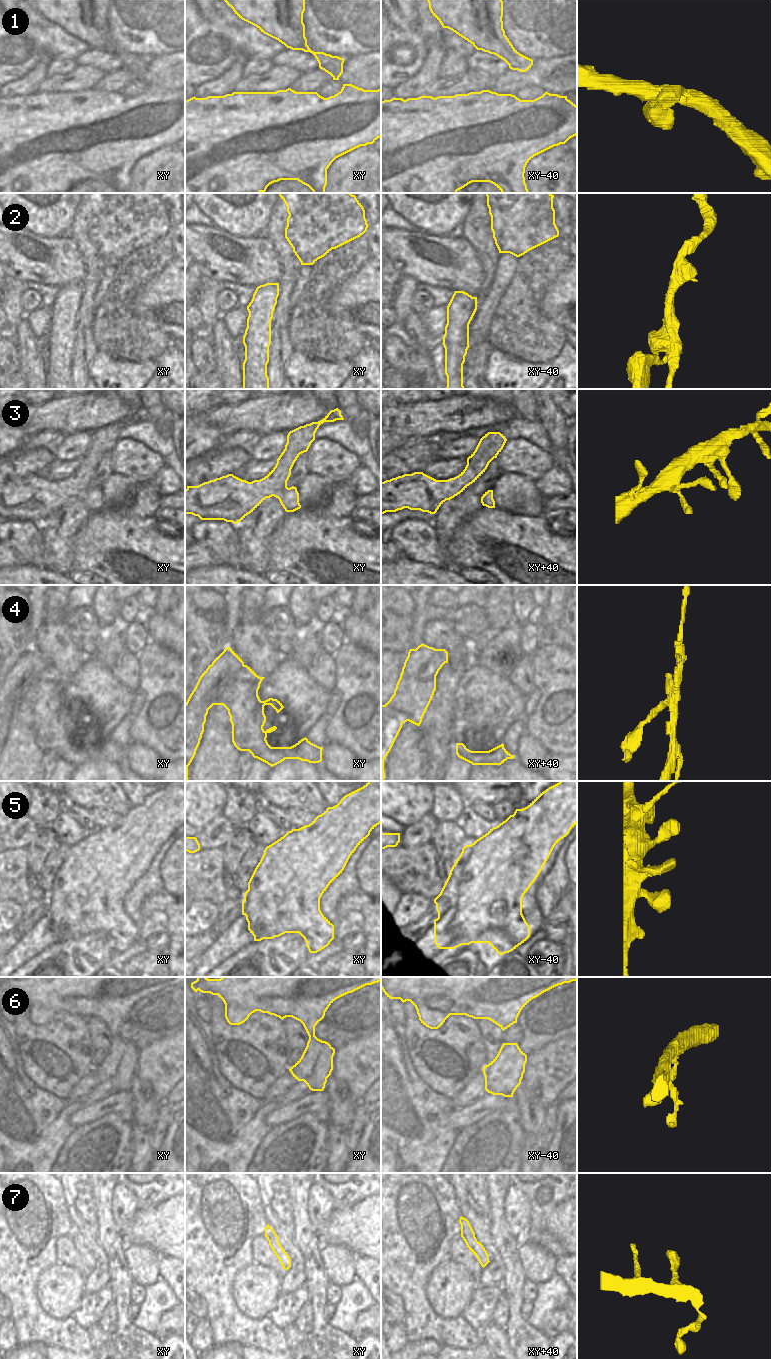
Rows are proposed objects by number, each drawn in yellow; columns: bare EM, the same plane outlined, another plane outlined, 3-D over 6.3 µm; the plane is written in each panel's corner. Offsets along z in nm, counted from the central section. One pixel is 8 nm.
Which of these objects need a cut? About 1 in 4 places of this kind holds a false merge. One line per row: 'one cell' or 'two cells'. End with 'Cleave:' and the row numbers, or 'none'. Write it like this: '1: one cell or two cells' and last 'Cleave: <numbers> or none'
1: one cell
2: one cell
3: one cell
4: two cells
5: one cell
6: one cell
7: one cell
Cleave: 4

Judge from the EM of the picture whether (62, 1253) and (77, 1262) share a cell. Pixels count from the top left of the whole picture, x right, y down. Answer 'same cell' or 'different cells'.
same cell

